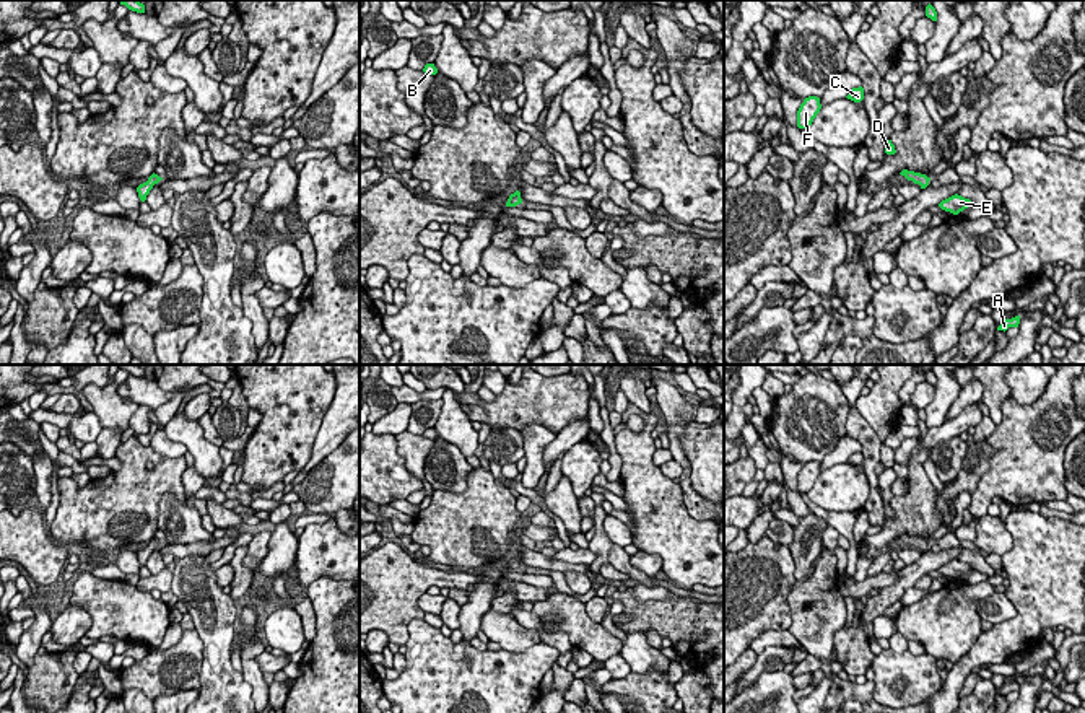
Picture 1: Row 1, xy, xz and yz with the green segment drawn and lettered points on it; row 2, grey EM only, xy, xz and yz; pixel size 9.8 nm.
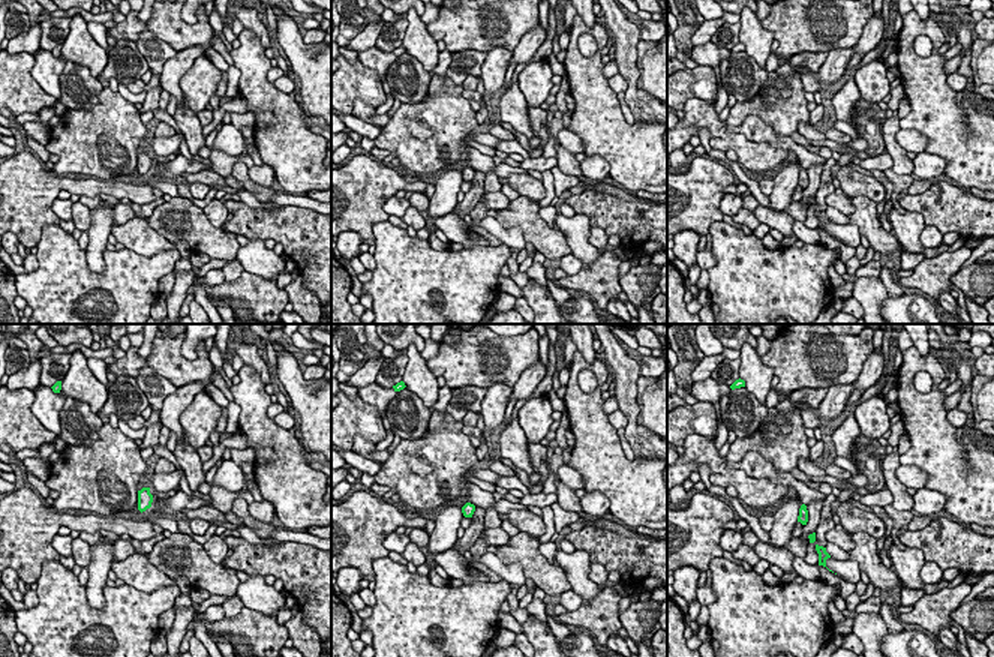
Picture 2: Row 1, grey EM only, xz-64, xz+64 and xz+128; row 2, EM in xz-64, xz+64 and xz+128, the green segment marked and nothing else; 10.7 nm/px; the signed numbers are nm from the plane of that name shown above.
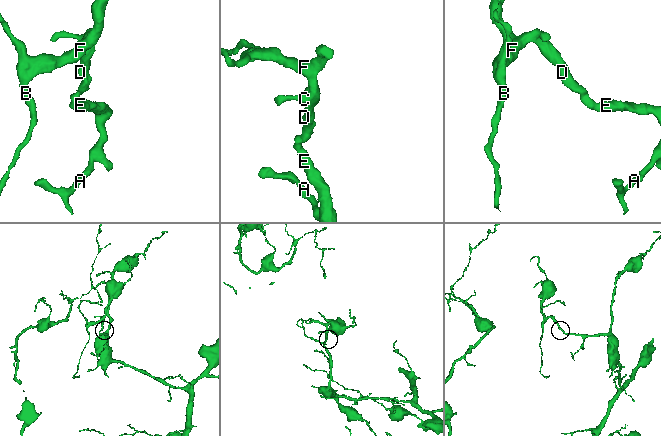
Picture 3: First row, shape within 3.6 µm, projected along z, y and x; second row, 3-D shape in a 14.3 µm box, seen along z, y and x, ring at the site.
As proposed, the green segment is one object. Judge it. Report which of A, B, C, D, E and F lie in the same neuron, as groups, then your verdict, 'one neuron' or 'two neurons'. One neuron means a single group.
groups A B C D E F; one neuron

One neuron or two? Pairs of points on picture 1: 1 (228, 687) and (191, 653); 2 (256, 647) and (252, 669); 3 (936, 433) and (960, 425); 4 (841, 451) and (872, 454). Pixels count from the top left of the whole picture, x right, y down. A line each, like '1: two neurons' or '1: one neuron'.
1: two neurons
2: one neuron
3: one neuron
4: two neurons

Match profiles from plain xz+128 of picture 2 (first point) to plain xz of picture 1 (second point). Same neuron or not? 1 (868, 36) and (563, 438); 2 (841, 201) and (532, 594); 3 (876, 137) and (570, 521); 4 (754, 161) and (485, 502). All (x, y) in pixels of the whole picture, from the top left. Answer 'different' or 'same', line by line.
1: same
2: same
3: different
4: same

